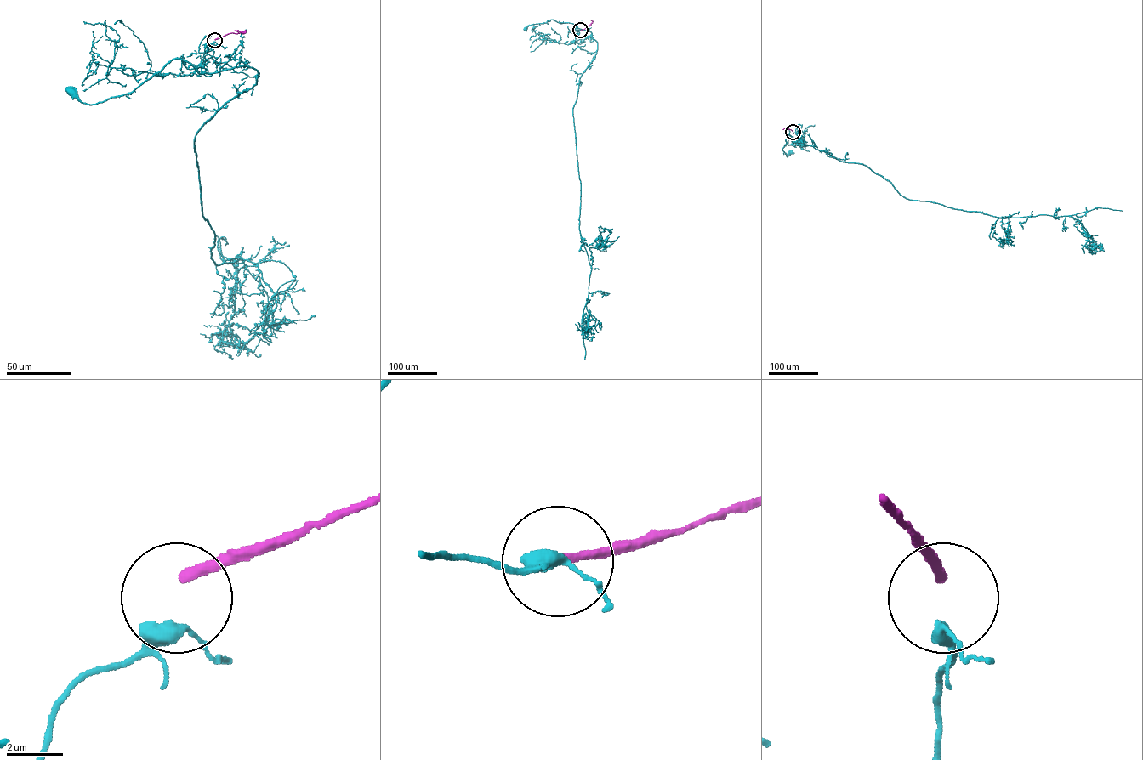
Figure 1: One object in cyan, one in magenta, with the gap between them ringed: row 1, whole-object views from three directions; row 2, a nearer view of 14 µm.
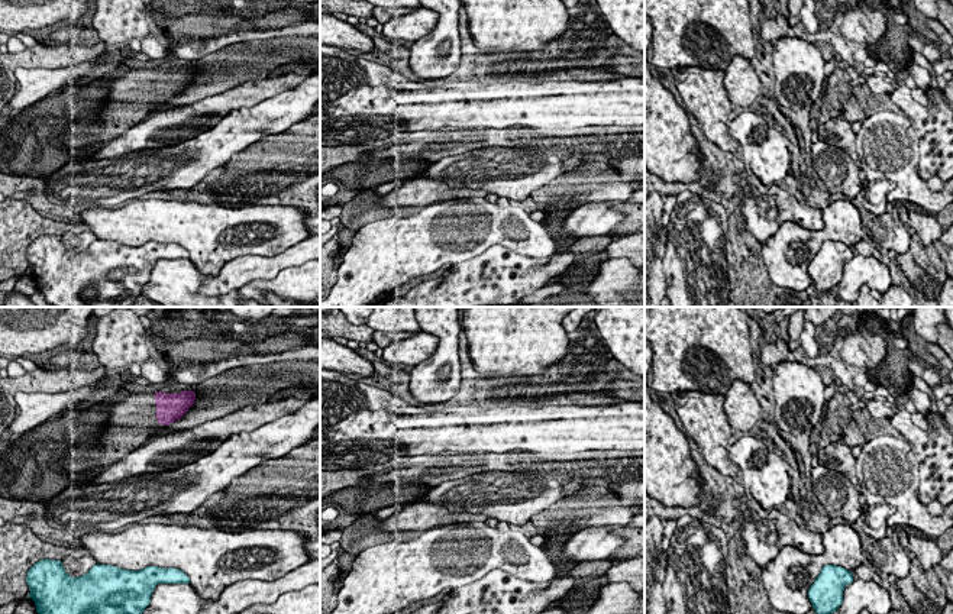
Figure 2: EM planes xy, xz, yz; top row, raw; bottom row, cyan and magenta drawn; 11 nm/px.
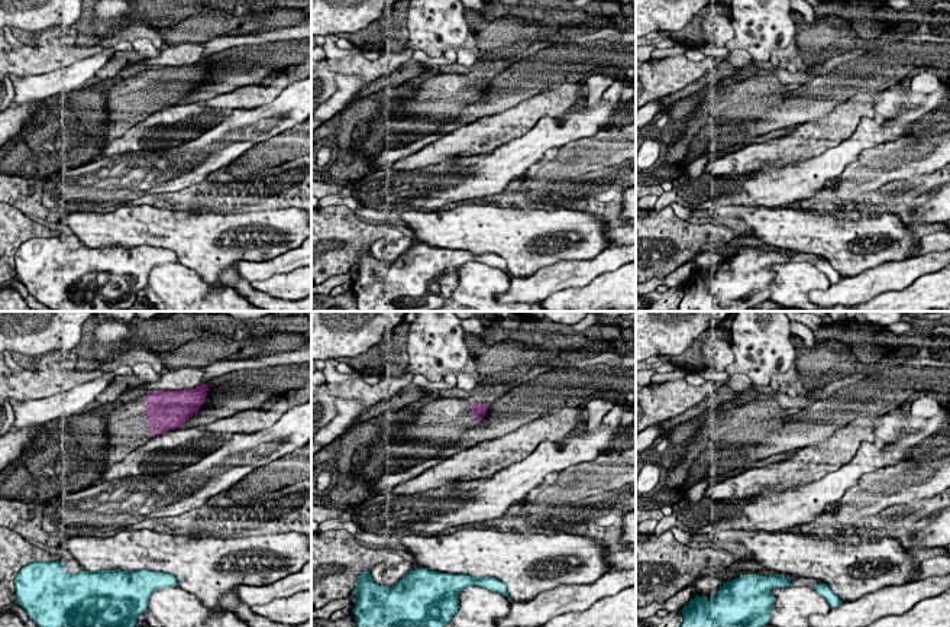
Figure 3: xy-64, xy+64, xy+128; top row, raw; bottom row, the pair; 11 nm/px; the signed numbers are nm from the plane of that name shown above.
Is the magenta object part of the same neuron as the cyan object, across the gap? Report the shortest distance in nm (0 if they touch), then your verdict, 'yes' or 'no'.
gap 1550 nm; no

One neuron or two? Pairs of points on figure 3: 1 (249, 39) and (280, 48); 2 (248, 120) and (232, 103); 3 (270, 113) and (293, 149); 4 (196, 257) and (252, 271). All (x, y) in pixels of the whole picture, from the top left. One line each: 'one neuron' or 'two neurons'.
1: one neuron
2: two neurons
3: two neurons
4: two neurons

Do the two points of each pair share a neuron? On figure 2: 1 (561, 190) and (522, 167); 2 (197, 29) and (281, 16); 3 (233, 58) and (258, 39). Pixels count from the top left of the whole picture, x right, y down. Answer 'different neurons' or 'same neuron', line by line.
1: different neurons
2: same neuron
3: same neuron

